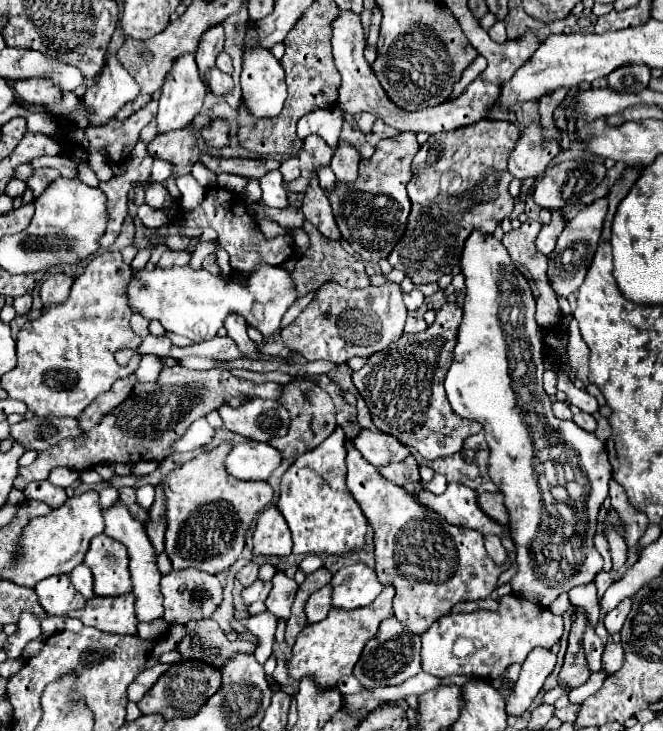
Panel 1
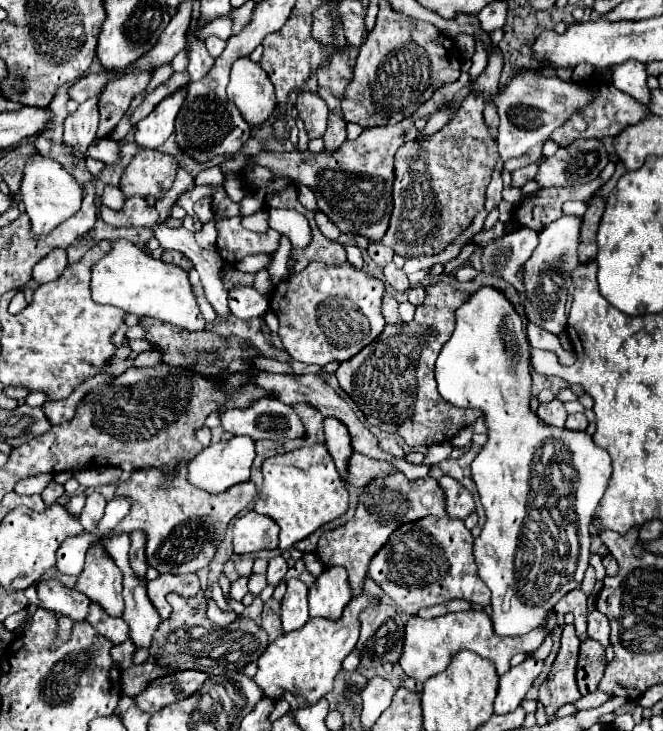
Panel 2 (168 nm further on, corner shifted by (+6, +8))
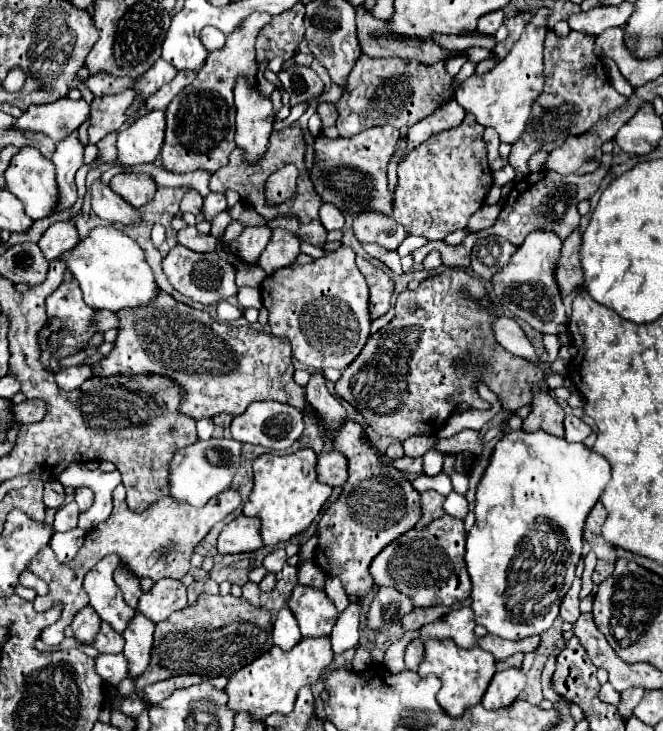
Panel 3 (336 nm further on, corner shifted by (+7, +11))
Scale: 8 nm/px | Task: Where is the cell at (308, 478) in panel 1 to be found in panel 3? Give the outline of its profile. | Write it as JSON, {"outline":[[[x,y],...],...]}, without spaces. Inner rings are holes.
{"outline":[[[312,448],[296,450],[284,456],[262,454],[254,460],[254,488],[248,502],[242,504],[242,514],[262,520],[262,540],[266,546],[284,544],[292,536],[304,532],[320,514],[324,502],[332,496],[334,488],[318,482],[316,462],[318,454]]]}

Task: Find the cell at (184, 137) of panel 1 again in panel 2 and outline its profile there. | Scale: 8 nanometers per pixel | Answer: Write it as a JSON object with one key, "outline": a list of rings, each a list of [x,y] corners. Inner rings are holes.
{"outline":[[[141,149],[139,155],[125,167],[125,173],[121,177],[119,189],[123,191],[123,195],[129,197],[145,197],[145,199],[159,199],[165,191],[171,189],[173,179],[175,179],[175,171],[177,171],[177,161],[161,151],[155,149]]]}

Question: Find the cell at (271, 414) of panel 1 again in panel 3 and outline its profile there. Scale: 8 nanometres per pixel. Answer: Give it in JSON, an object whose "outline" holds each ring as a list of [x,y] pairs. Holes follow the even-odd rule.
{"outline":[[[254,402],[246,408],[244,414],[232,420],[230,430],[232,430],[232,438],[238,442],[250,442],[272,450],[284,450],[290,448],[302,436],[304,422],[302,422],[302,412],[292,406],[280,402]]]}

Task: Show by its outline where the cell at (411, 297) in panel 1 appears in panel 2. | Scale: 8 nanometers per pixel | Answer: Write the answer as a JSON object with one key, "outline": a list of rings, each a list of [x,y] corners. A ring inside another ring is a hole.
{"outline":[[[393,261],[383,267],[383,273],[385,273],[387,281],[389,281],[397,291],[407,291],[407,289],[409,289],[409,279],[407,279],[405,271],[399,269]]]}

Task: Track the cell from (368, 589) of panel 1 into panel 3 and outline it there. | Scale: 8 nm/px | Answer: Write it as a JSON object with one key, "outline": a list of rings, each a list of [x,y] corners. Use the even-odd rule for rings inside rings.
{"outline":[[[298,584],[292,590],[290,604],[302,636],[328,636],[332,632],[338,610],[324,590]]]}

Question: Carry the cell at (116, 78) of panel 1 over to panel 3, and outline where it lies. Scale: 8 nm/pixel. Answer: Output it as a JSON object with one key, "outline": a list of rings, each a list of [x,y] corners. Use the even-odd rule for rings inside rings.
{"outline":[[[78,132],[68,134],[64,140],[56,144],[56,152],[52,162],[56,166],[56,178],[60,184],[60,194],[64,196],[64,206],[72,206],[76,202],[76,182],[74,174],[82,166],[84,160],[84,144],[78,138]]]}

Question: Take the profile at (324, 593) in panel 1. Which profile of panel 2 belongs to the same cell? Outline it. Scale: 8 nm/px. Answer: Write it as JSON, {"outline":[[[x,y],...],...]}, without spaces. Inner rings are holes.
{"outline":[[[299,579],[287,581],[287,593],[281,601],[281,615],[279,615],[283,633],[297,631],[307,623],[307,619],[309,619],[307,593],[309,593],[309,589],[303,581],[299,581]]]}

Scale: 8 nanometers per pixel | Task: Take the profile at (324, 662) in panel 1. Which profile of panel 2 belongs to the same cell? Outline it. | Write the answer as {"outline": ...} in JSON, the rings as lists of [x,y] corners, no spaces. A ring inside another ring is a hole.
{"outline":[[[365,593],[361,597],[355,597],[345,607],[339,621],[327,621],[327,619],[309,619],[305,627],[285,633],[277,637],[265,653],[257,661],[257,673],[253,681],[261,687],[263,697],[271,701],[283,699],[283,693],[297,695],[305,699],[307,705],[315,705],[321,697],[325,697],[333,689],[333,679],[341,669],[343,659],[355,649],[359,639],[359,613],[369,607],[377,605],[377,599],[369,599]]]}

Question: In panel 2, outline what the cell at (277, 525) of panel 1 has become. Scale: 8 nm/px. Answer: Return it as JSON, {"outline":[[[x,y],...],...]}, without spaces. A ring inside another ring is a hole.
{"outline":[[[249,511],[233,525],[233,551],[253,553],[263,549],[277,549],[277,535],[279,527],[273,519]]]}

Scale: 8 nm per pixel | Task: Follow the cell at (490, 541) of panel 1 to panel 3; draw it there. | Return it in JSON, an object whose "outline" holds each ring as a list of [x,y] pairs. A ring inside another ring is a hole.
{"outline":[[[450,492],[450,494],[446,496],[444,510],[446,510],[450,516],[454,516],[454,518],[464,520],[464,518],[466,518],[466,514],[468,514],[468,502],[466,502],[466,498],[464,498],[462,494]]]}

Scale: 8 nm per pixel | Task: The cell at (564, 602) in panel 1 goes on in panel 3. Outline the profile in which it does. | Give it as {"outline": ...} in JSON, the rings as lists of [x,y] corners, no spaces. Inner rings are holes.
{"outline":[[[576,578],[572,588],[566,592],[566,596],[564,596],[562,604],[560,604],[560,618],[564,622],[574,624],[578,620],[578,616],[580,616],[580,608],[578,608],[580,606],[580,588],[582,588],[580,578]]]}

